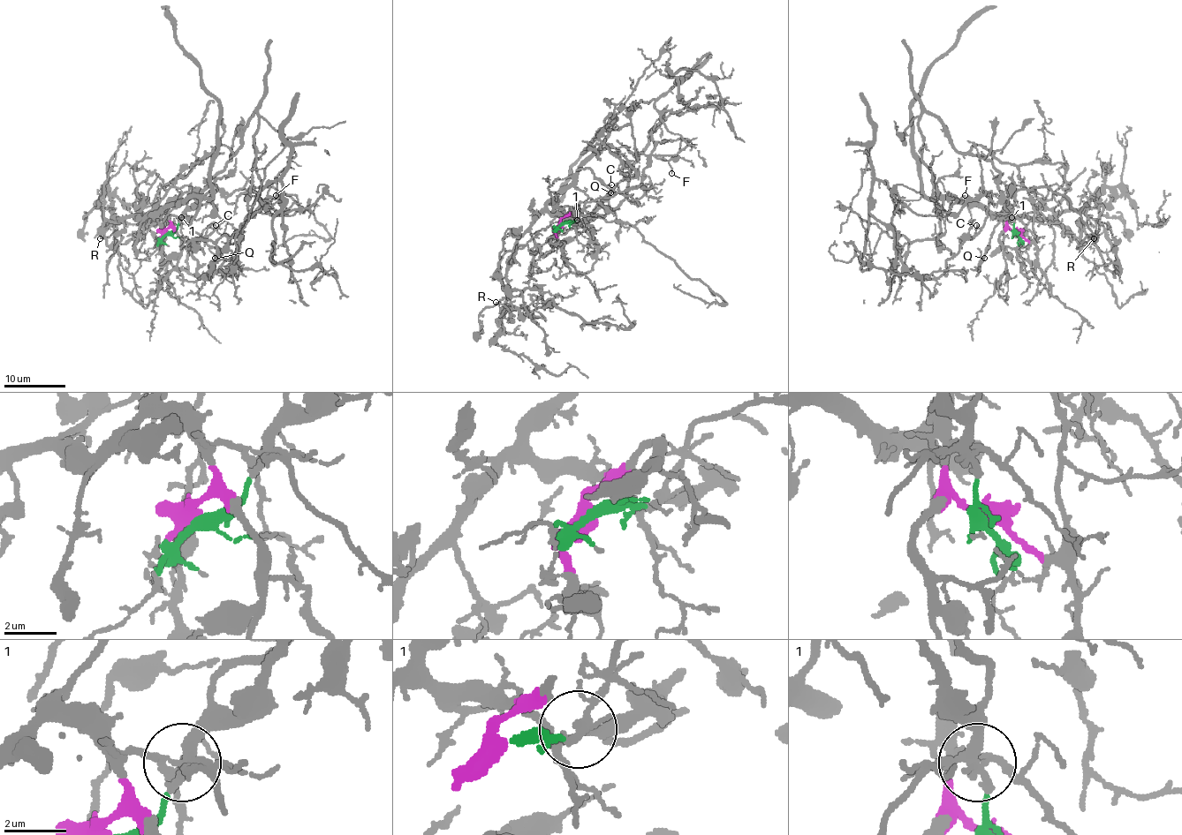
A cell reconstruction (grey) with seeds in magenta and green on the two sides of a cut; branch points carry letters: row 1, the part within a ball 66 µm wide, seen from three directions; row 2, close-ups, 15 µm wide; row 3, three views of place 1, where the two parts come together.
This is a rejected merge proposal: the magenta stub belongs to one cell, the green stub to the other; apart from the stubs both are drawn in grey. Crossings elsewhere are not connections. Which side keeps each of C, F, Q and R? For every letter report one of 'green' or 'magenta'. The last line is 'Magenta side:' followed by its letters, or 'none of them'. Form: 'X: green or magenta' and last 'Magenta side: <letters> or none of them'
C: green
F: green
Q: green
R: magenta
Magenta side: R

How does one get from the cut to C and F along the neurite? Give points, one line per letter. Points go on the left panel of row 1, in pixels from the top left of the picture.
C: (165, 231), (236, 153), (255, 113), (260, 204), (253, 214), (245, 193), (207, 233), (215, 226)
F: (165, 231), (178, 226), (236, 153), (240, 130), (255, 113), (255, 170), (260, 180), (255, 210), (276, 195)

